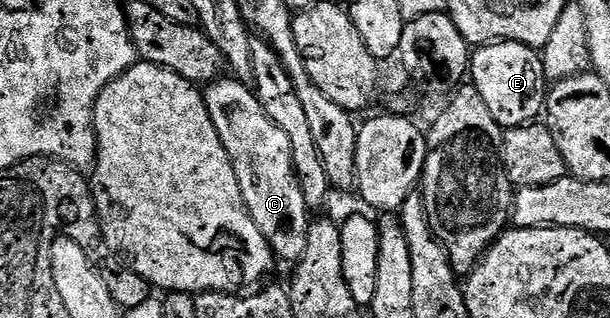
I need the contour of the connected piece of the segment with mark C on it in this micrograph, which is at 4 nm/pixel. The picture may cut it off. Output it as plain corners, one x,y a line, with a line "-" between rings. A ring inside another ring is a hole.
220,77
202,88
213,129
217,129
217,137
221,137
225,153
229,153
229,161
233,165
233,173
237,173
237,185
241,185
241,197
249,209
249,217
253,217
257,229
261,229
275,252
276,260
283,262
284,259
288,265
294,265
305,253
313,215
305,201
305,193
301,193
293,165
293,148
289,145
285,129
277,129
265,109
261,109
261,101
254,90
238,77
227,78

